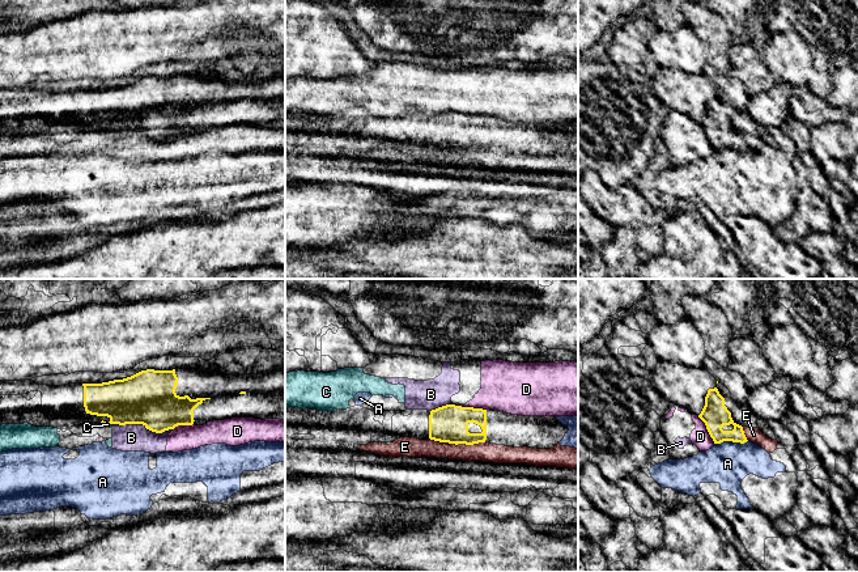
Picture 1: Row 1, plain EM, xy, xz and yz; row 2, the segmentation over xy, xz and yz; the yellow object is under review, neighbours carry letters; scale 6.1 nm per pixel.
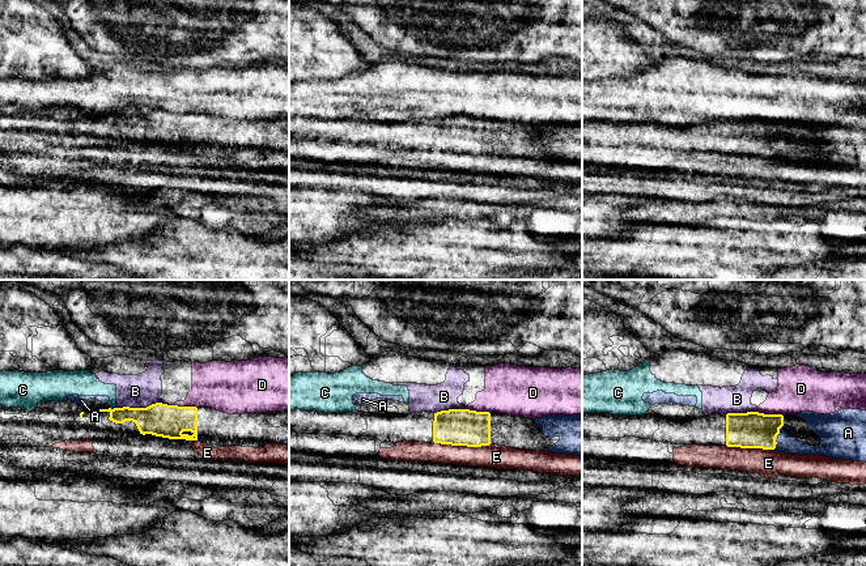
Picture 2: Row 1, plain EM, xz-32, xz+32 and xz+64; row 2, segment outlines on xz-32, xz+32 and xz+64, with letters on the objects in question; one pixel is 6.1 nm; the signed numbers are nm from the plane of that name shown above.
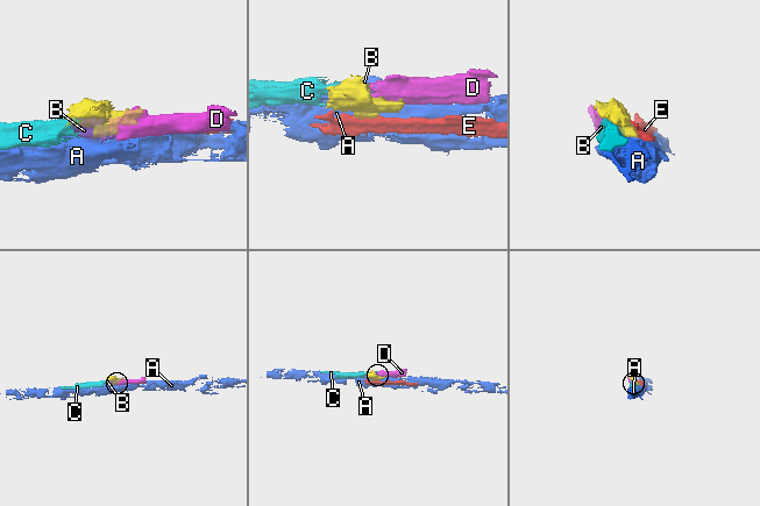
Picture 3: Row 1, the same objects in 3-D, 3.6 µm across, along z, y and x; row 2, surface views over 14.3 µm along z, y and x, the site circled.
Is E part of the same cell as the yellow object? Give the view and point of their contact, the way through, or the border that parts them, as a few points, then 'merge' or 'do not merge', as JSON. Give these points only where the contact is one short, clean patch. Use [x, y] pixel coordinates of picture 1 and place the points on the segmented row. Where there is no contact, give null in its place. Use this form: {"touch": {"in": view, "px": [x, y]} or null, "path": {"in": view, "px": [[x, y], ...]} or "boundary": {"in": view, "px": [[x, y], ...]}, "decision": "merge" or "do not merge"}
{"touch": {"in": "xz", "px": [467, 444]}, "boundary": {"in": "xz", "px": [[484, 441], [450, 444]]}, "decision": "do not merge"}

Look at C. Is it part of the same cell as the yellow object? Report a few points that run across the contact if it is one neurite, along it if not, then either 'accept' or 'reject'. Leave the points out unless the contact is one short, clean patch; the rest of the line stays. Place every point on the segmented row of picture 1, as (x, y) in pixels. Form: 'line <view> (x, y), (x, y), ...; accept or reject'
line xy (113, 423), (106, 424); reject

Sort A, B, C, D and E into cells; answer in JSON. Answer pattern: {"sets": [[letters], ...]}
{"sets": [["A"], ["B", "C", "D"], ["E"]]}

